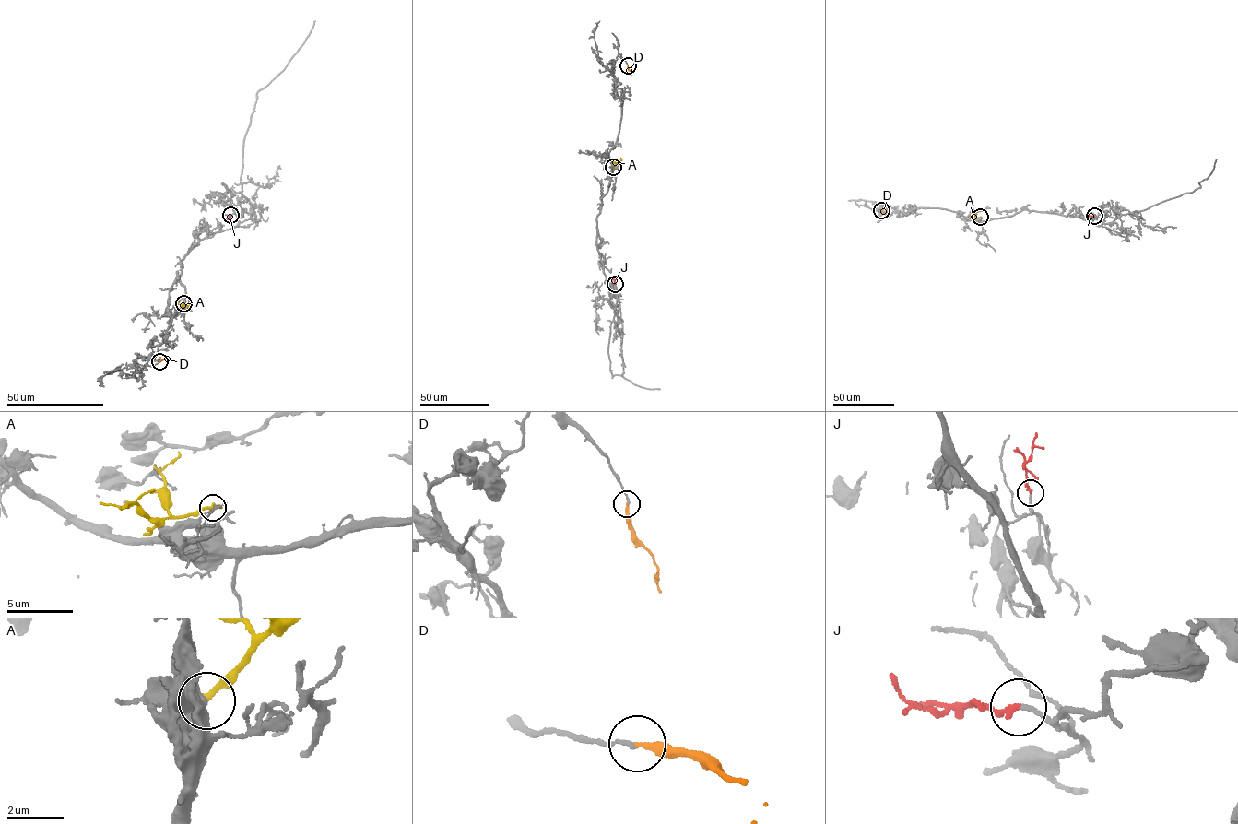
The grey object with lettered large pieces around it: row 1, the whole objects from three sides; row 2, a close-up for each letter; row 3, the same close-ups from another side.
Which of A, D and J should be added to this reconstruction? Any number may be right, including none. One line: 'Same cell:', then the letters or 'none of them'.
Same cell: J

